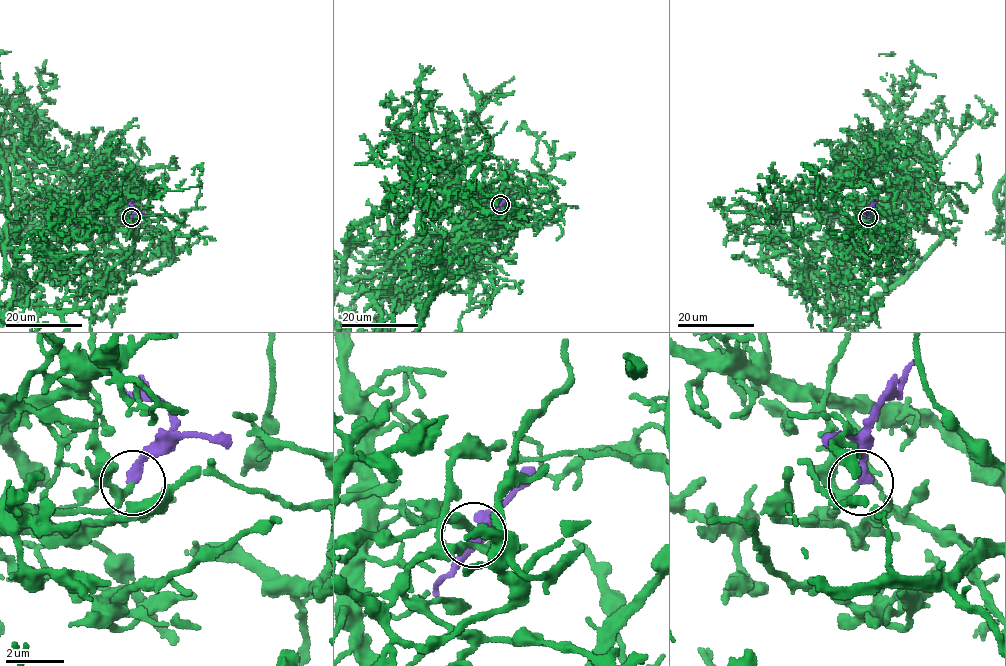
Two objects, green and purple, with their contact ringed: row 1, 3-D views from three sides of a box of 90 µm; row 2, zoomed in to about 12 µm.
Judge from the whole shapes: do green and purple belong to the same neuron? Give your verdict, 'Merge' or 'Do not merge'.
Merge

